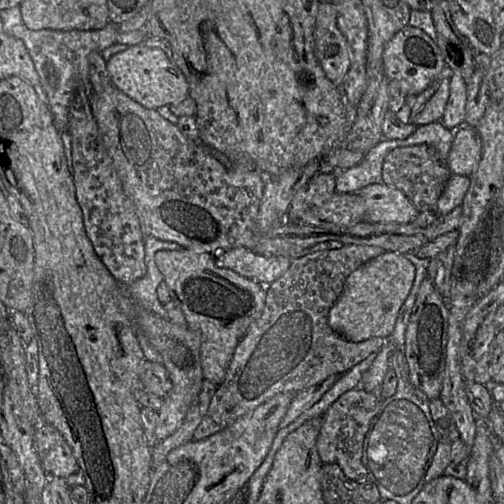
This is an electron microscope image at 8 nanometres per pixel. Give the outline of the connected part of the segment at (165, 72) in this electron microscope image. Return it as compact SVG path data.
M143 44L129 46L106 61L111 83L129 98L147 109L158 109L180 102L188 96L189 85L167 53Z

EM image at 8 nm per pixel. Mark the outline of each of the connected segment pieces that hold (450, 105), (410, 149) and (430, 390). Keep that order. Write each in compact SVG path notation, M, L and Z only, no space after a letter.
M451 67L446 69L449 71L450 94L441 120L455 132L465 121L467 88L458 70L452 70Z
M429 144L397 147L387 154L382 167L382 181L401 189L420 212L435 209L451 175L447 161Z
M425 278L420 286L405 336L405 357L410 381L429 400L439 399L448 363L449 302Z

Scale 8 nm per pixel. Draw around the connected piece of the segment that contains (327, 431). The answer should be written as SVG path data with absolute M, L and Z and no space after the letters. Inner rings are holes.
M361 388L342 394L323 414L316 441L322 464L337 464L351 480L369 483L369 475L363 464L363 445L371 420L377 414L381 398Z

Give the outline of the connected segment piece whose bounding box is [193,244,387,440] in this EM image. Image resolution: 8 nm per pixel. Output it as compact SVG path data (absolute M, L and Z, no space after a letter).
M345 244L338 249L303 255L292 260L288 270L279 279L265 285L267 291L262 313L251 323L235 348L225 378L217 385L207 411L194 431L193 440L202 440L224 430L241 416L280 393L297 393L322 383L333 374L345 373L371 354L379 352L387 343L387 338L374 337L361 342L348 341L329 326L328 314L343 292L348 276L384 252L385 250L379 246Z

